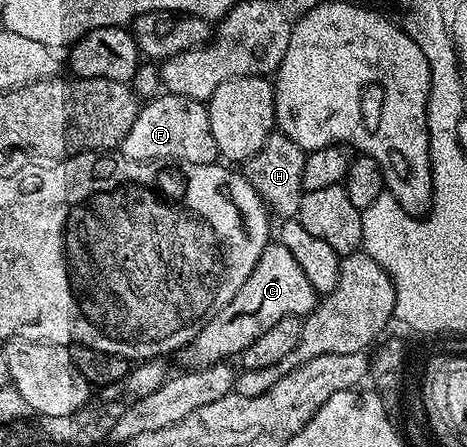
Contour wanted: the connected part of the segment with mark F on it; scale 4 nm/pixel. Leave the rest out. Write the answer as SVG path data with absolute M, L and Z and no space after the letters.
M162 94L138 107L135 122L131 130L127 130L127 138L120 145L119 152L132 160L216 164L219 153L214 142L209 109L202 101Z

